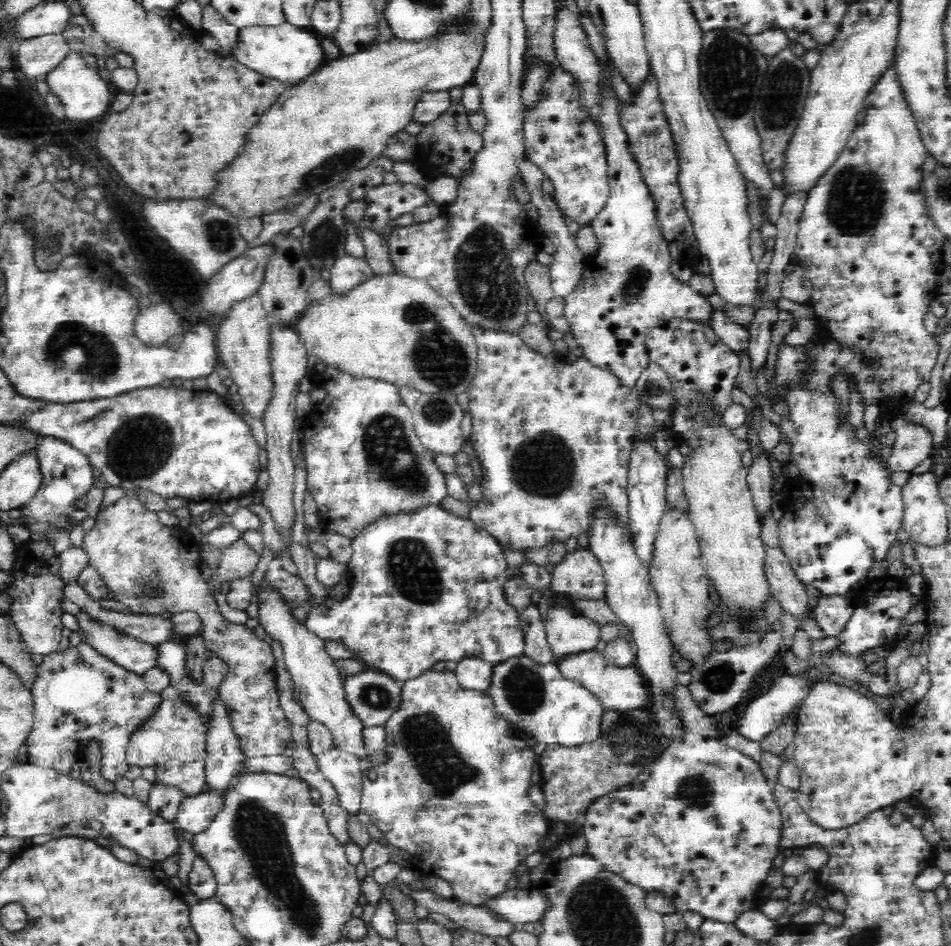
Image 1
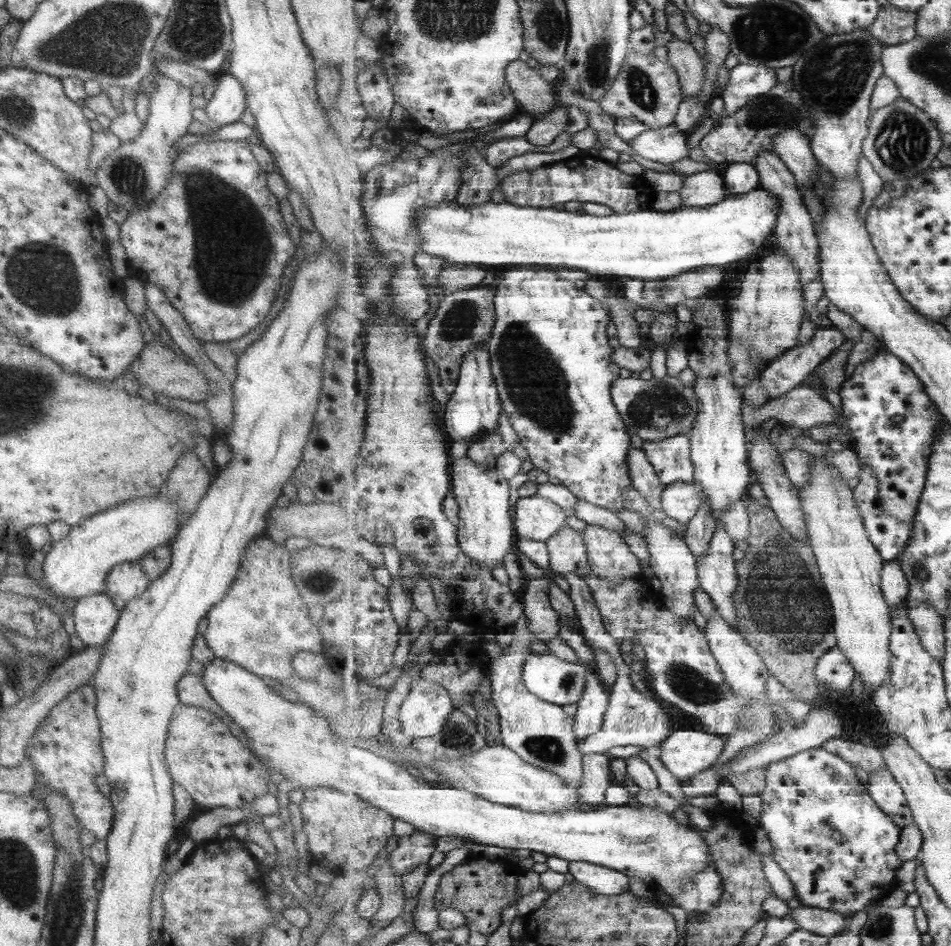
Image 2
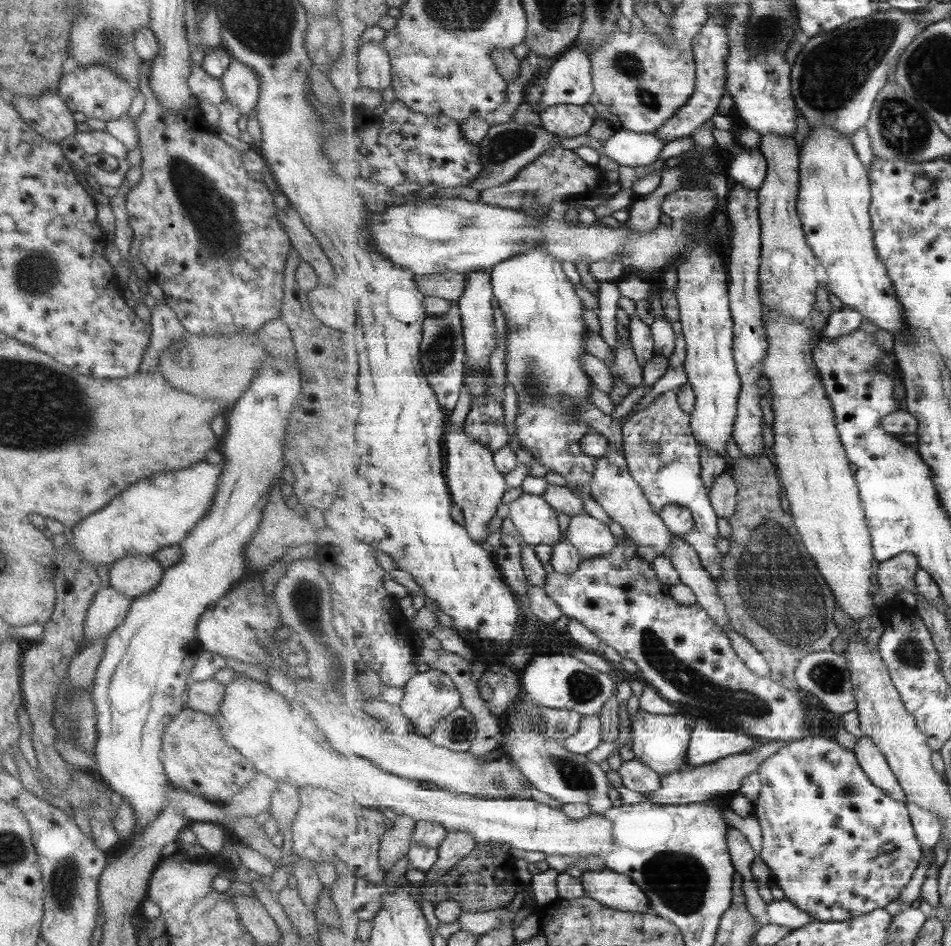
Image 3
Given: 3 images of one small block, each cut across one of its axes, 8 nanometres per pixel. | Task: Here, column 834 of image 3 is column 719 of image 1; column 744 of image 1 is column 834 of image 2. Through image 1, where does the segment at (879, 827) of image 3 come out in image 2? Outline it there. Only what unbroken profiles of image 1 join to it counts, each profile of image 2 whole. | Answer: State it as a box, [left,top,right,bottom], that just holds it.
[760,747,903,917]

